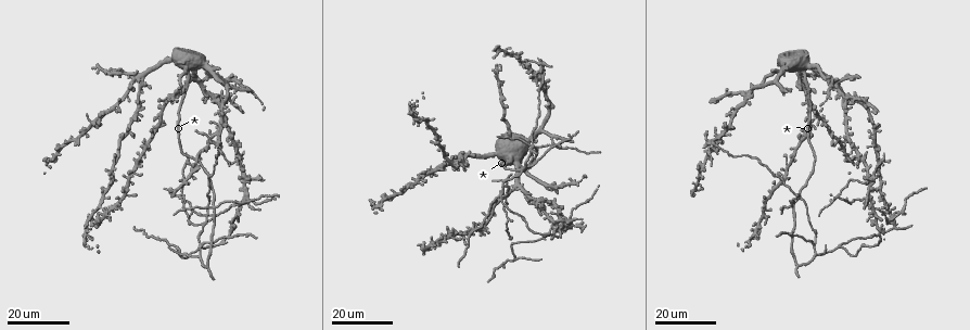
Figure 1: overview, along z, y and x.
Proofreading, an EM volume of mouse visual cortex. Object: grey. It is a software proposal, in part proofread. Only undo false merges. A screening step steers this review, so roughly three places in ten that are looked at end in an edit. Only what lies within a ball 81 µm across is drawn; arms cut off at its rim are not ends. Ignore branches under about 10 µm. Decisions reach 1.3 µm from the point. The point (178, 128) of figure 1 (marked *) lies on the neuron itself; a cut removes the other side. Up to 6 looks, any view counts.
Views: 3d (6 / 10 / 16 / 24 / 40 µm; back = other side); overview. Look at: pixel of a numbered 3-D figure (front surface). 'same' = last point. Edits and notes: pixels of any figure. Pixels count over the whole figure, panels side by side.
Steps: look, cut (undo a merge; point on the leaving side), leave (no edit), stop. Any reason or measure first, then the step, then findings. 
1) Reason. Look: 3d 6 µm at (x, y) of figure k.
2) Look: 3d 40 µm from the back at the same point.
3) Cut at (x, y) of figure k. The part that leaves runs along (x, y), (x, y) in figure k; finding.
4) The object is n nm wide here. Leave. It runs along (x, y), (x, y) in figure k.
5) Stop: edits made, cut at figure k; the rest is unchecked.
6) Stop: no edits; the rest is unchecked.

Small branch off a trunk. Look: 3d 16 µm at (208, 91) of figure 1.

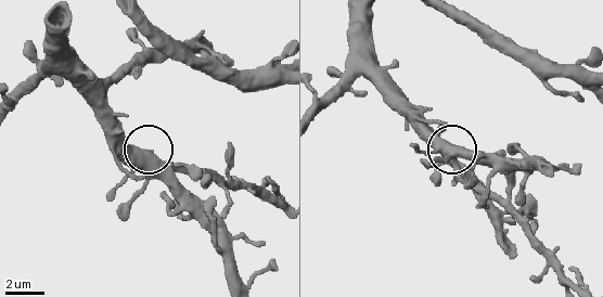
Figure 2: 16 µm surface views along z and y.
Zoom in. Look: 3d 10 µm at (456, 160) of figure 2.

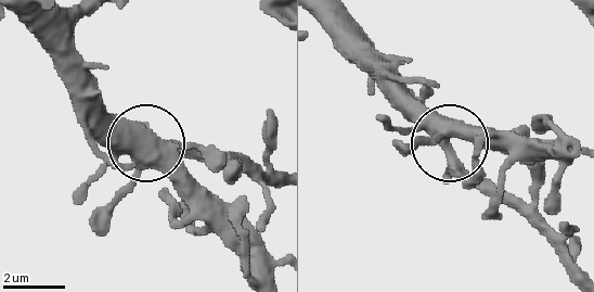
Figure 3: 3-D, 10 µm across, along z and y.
Look: 3d 10 µm from the back at (446, 143) of figure 3.

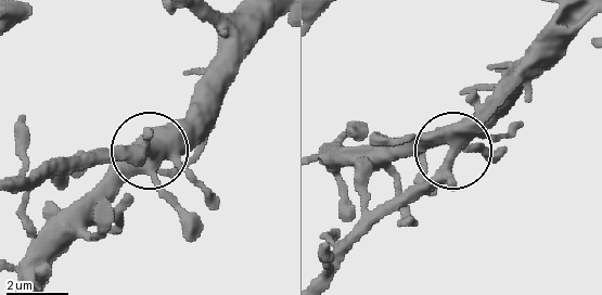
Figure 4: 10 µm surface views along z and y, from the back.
The object is 500 nm wide here. Leave. It runs along (566, 21), (442, 168), (391, 213) in figure 4; continuous, no second neuron.

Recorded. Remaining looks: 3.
Three-way junction. Look: 3d 16 µm at (812, 246) of figure 1.

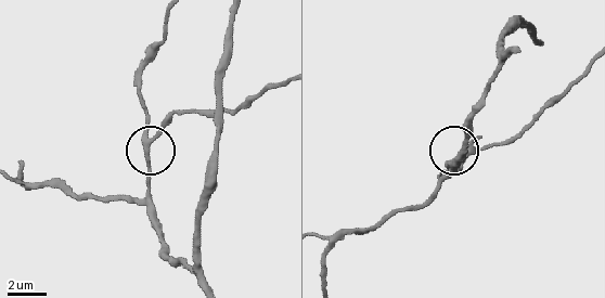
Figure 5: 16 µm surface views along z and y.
Look: 3d 10 µm at (149, 138) of figure 5.

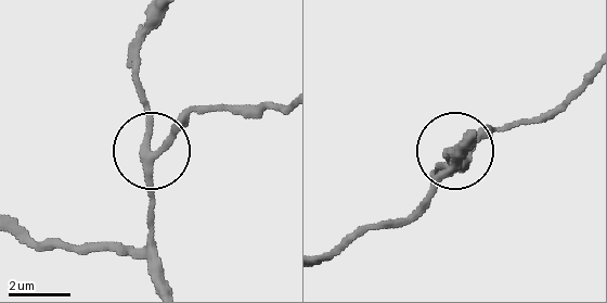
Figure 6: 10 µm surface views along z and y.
The object is 240 nm wide here. Leave. It runs along (160, 283), (150, 237), (150, 159), (202, 106) in figure 6; continuous, no second neuron.

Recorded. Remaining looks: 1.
Stop: no edits; the rest is unchecked.

